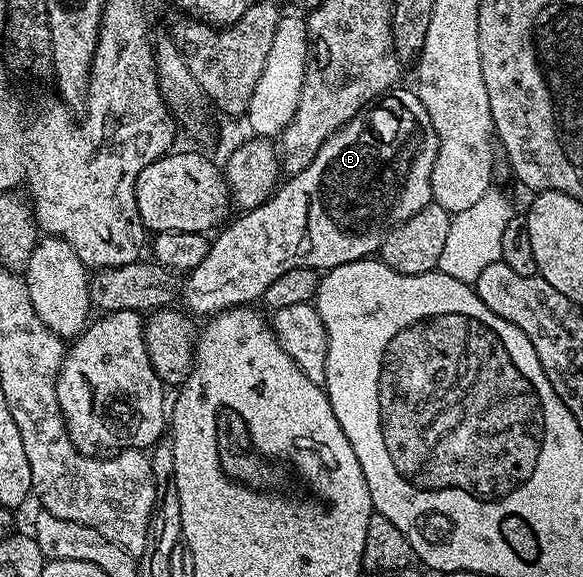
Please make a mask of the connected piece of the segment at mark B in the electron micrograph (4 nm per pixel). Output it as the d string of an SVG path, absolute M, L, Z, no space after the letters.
M416 90L400 91L386 94L363 117L349 120L319 149L307 169L278 186L258 207L241 213L230 227L222 226L216 232L217 239L215 235L210 242L207 257L188 276L183 294L186 312L212 317L233 307L256 304L268 286L288 270L309 267L324 273L332 267L368 259L380 252L381 242L392 227L398 227L433 202L431 173L441 142Z

